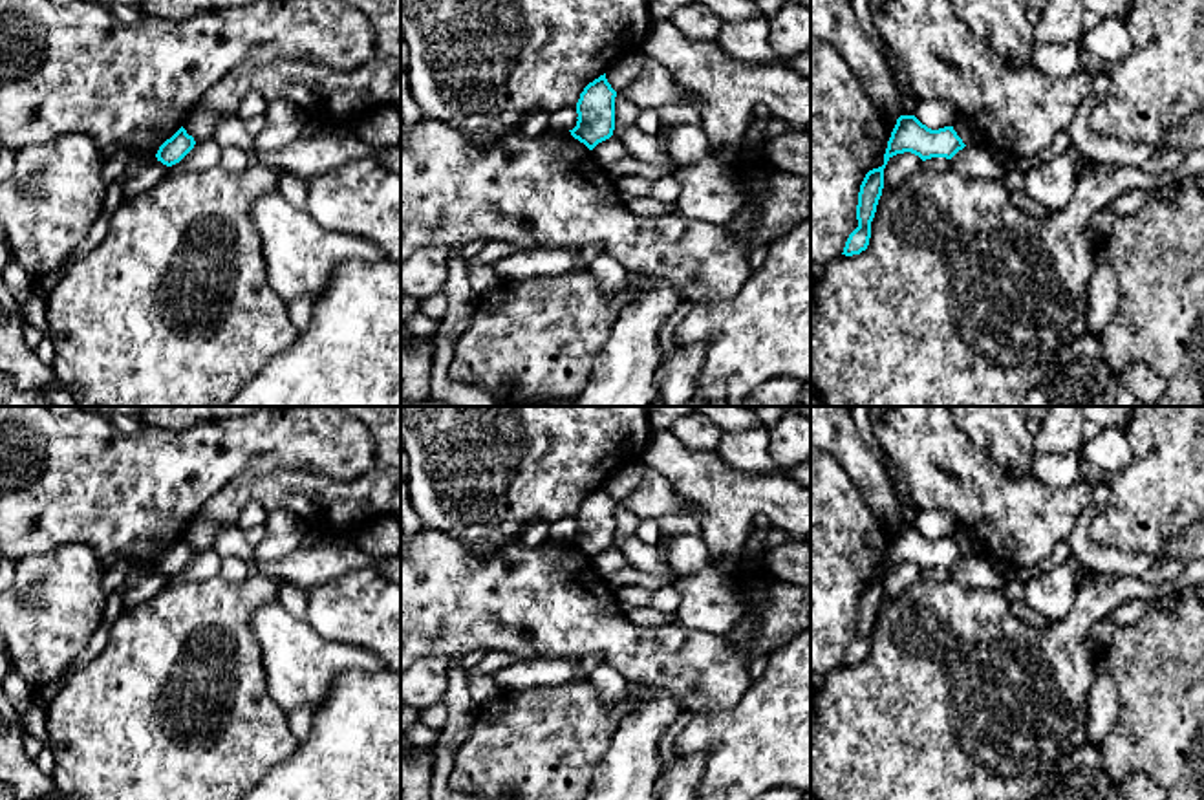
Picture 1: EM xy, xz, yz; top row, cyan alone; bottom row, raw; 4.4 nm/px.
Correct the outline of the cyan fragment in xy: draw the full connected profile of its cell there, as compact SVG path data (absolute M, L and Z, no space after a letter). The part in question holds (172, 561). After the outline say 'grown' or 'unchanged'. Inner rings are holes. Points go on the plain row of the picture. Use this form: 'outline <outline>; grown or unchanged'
outline M181 536L170 549L167 549L156 568L167 577L179 573L192 558L196 551L187 540Z; unchanged

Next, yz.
outline M900 525L887 551L884 575L869 580L860 595L856 615L858 637L849 644L842 665L853 666L867 659L871 632L884 599L884 578L893 566L911 562L922 571L931 568L951 569L964 557L953 536L931 540L915 525Z; unchanged

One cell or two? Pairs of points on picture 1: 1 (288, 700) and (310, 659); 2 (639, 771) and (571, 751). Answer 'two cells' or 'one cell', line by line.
1: one cell
2: two cells

